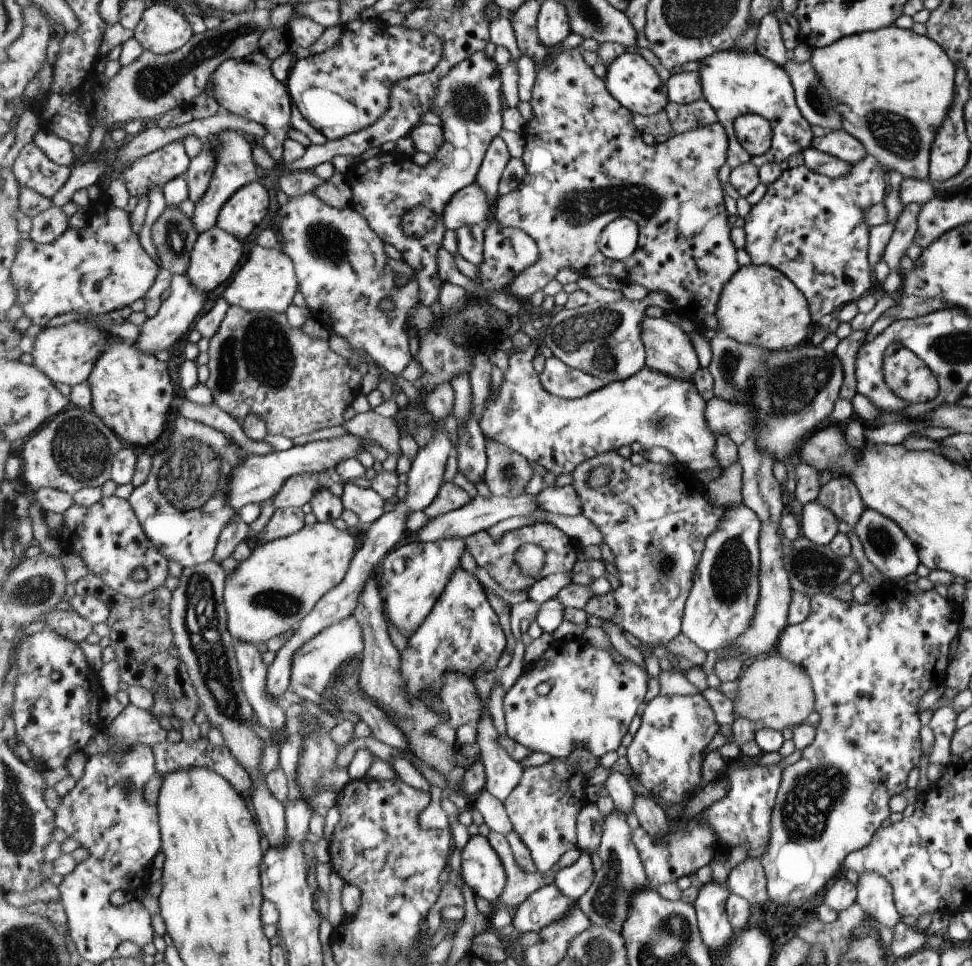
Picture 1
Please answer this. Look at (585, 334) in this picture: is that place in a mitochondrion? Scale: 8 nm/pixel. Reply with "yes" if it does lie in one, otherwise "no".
yes

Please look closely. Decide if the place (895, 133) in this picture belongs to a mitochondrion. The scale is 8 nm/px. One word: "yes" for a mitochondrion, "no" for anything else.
yes

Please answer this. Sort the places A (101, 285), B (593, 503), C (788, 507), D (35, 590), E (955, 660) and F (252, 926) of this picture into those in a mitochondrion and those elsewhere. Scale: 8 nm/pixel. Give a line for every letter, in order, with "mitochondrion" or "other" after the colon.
A: other
B: other
C: other
D: mitochondrion
E: other
F: other

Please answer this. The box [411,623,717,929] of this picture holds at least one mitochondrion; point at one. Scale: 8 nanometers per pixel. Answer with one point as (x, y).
(603, 904)

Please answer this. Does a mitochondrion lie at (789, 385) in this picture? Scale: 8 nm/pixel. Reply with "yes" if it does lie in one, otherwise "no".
yes

